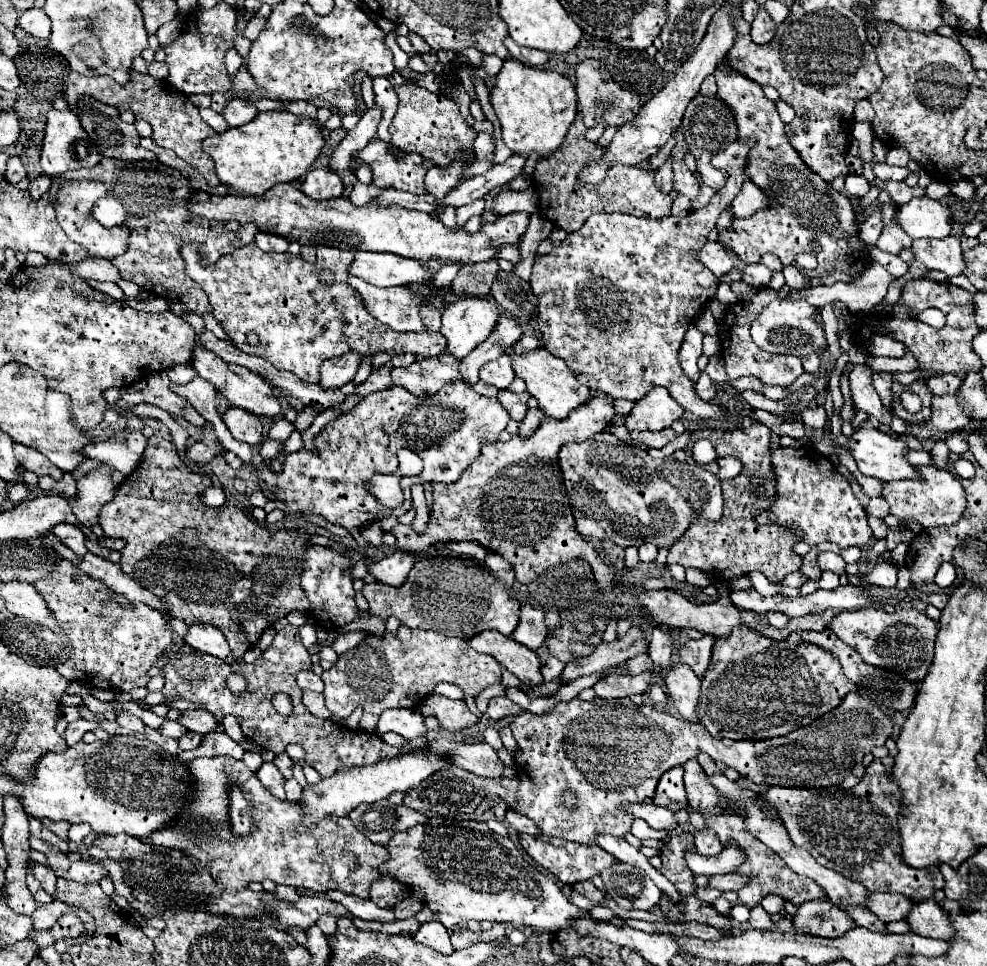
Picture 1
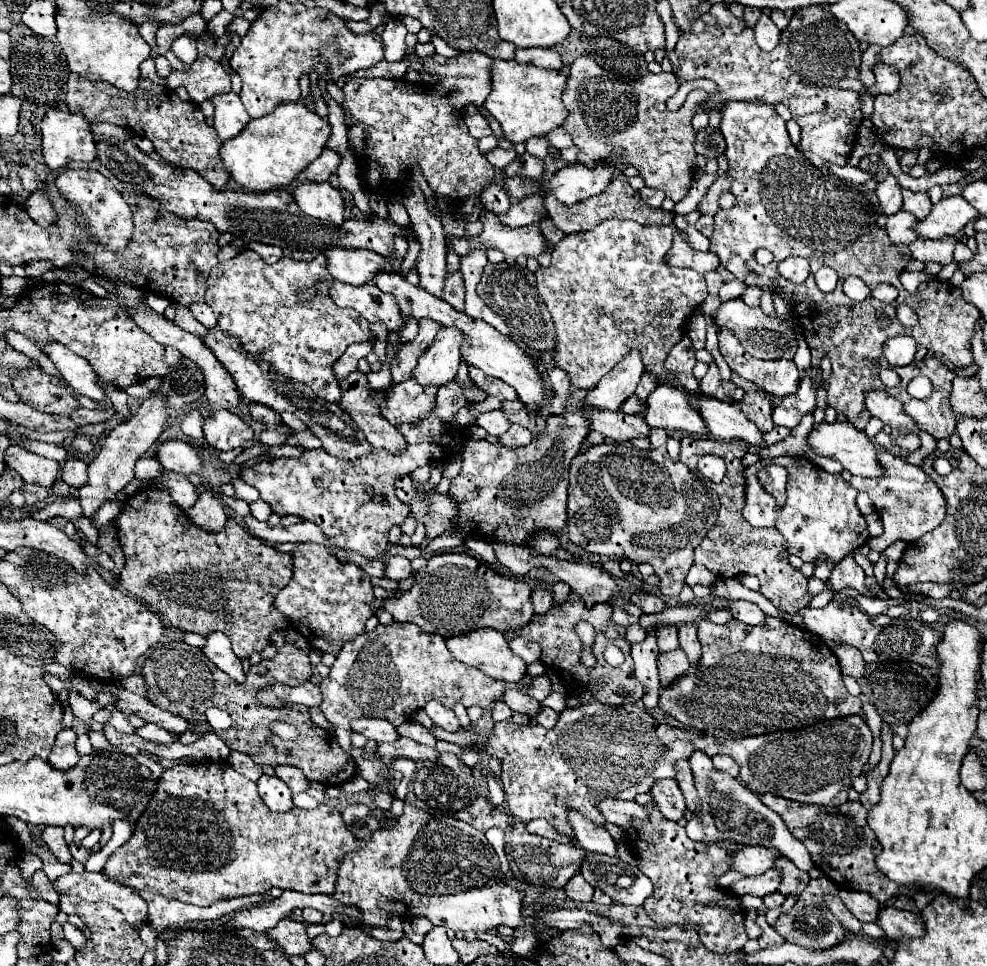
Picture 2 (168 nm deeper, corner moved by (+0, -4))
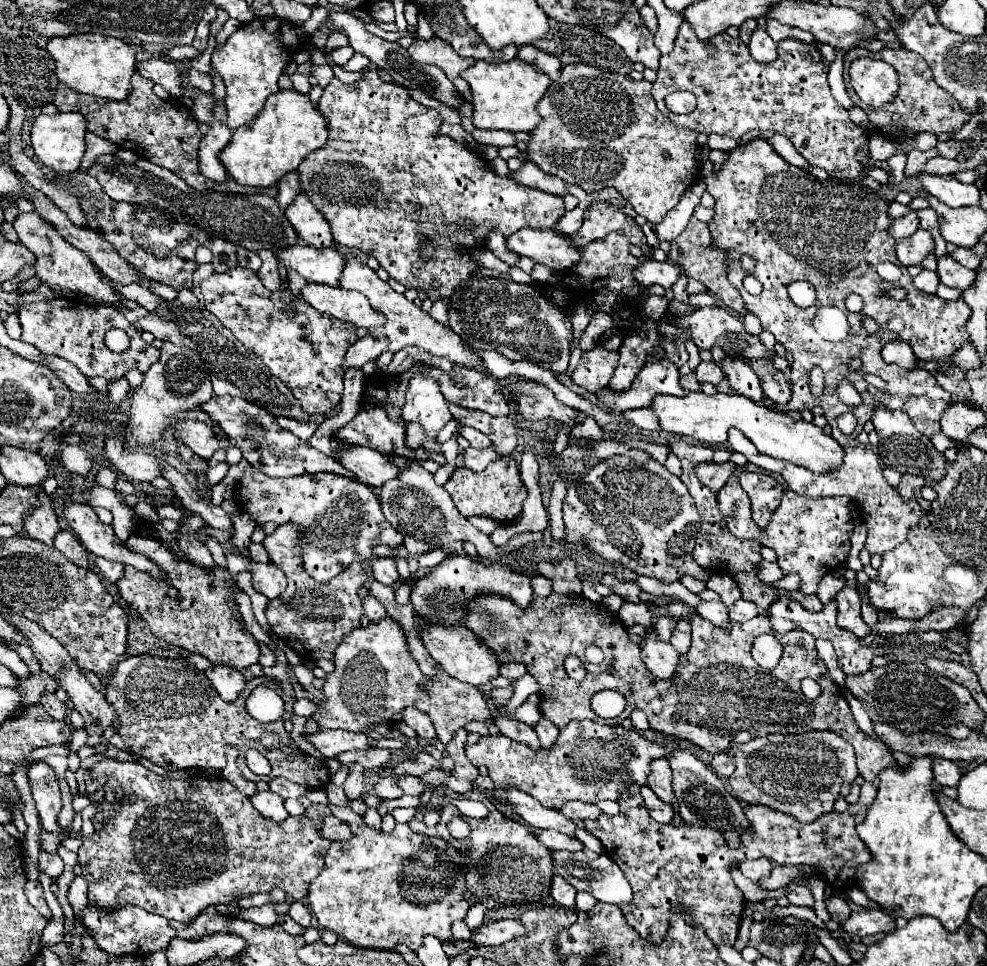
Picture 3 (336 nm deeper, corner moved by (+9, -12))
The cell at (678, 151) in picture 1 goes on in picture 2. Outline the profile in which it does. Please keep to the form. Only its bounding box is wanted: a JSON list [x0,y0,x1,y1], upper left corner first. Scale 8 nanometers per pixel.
[562,57,708,203]

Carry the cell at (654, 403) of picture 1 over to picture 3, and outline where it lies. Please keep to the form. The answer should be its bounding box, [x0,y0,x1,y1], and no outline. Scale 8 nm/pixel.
[651,391,845,473]

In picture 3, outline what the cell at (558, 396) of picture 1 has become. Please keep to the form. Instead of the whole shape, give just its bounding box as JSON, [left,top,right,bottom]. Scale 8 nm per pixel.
[341,257,491,377]

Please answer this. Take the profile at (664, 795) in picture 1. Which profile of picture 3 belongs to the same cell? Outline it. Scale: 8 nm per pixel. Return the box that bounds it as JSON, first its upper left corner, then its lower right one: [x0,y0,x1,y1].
[641,787,673,823]

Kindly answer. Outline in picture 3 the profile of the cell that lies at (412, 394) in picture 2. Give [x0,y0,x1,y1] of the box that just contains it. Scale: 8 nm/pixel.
[335,407,415,459]

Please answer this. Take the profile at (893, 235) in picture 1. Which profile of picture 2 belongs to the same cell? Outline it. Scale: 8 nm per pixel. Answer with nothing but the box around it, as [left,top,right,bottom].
[886,211,918,245]

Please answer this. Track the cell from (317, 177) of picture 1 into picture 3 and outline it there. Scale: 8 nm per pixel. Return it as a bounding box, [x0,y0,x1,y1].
[285,193,333,247]

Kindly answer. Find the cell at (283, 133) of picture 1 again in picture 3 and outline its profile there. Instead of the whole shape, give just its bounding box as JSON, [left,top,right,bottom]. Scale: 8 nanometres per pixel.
[219,91,327,187]

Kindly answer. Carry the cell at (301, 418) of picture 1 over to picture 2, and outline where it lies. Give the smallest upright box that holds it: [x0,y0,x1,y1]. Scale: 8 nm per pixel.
[256,429,286,447]

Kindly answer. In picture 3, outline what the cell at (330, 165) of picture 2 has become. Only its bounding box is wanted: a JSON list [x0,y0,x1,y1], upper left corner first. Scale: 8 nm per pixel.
[277,171,301,209]

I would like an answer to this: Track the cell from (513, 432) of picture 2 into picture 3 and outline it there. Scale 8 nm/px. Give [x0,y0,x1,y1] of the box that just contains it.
[465,447,501,471]

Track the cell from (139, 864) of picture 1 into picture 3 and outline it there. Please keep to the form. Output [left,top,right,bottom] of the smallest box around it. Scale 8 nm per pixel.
[289,903,311,929]

